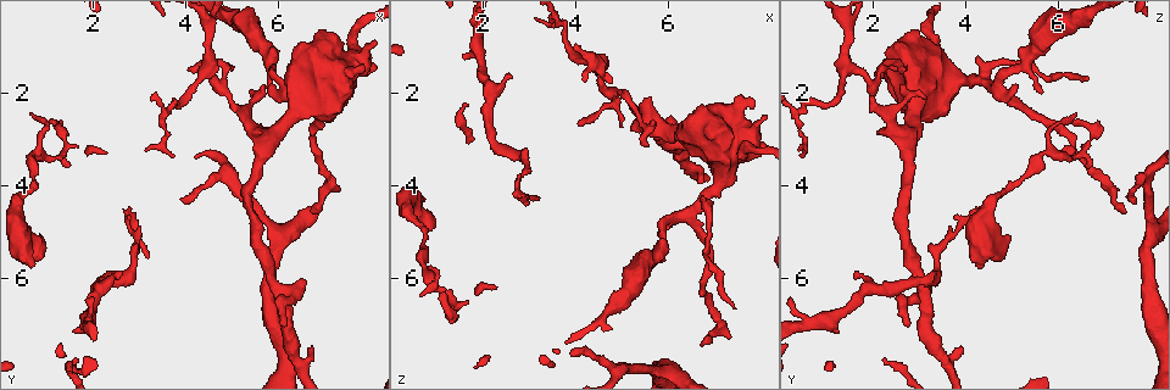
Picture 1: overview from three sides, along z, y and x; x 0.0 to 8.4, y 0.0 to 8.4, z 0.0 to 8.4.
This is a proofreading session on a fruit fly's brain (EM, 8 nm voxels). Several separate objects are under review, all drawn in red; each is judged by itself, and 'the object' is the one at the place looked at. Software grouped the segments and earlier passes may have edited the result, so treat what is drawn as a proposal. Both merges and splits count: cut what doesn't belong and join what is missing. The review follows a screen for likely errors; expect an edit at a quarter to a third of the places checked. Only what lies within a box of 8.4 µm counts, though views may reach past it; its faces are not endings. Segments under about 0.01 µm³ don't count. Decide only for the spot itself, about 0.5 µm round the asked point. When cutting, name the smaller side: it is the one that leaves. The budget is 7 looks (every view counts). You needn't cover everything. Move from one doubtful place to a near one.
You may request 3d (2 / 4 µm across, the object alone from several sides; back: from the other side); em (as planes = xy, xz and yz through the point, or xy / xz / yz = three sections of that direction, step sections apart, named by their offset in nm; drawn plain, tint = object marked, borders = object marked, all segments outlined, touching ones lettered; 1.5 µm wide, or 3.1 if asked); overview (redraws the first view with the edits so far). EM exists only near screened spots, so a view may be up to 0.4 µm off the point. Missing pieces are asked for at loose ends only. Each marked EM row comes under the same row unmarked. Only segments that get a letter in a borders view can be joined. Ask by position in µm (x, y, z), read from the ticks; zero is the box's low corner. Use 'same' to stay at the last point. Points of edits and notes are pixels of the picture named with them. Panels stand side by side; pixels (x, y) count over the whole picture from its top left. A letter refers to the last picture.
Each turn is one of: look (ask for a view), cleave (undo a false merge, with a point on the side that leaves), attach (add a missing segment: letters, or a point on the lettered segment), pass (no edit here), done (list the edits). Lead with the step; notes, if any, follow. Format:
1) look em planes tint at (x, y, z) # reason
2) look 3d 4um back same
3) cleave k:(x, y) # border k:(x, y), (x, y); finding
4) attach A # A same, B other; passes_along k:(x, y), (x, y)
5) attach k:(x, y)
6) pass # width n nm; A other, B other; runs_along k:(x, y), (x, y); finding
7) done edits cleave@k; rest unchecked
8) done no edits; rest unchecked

look em planes borders at (5.55, 2.10, 3.15) # tapers out

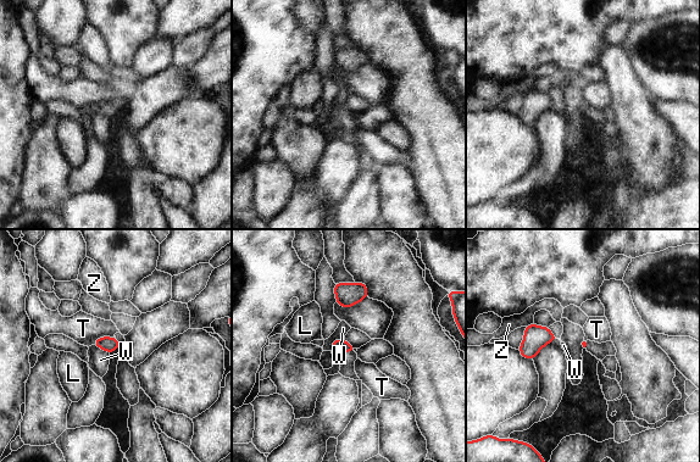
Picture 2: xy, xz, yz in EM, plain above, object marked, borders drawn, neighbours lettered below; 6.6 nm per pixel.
pass # longest_contact T 170 nm; L other, T other, W other, Z other; border 2:(115, 337), (99, 337), (92, 344); none of them fits

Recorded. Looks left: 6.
look 3d 4um back at (7.80, 1.45, 2.30) # branch stops here

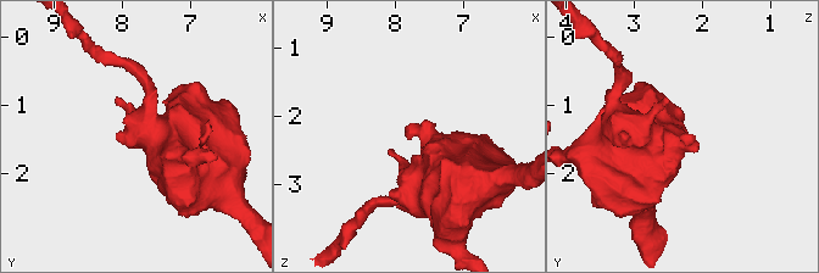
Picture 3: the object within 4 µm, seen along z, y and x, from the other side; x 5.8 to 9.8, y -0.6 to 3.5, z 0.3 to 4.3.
look em planes borders at (7.85, 1.45, 2.25) # now the EM

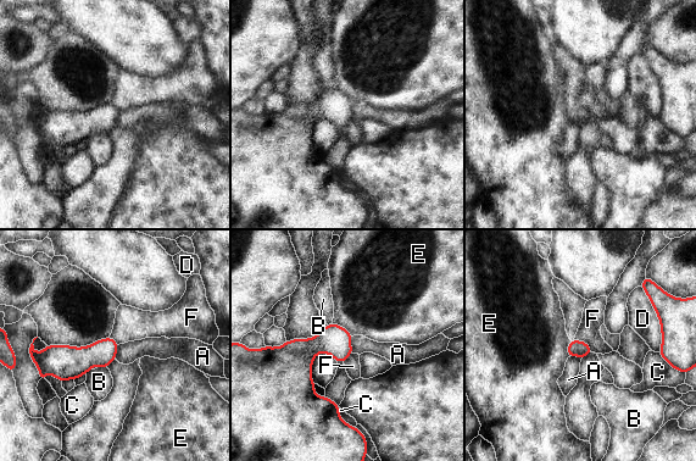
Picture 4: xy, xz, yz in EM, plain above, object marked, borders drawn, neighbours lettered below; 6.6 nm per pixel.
pass # A other, B other, C other, D other, E other, F other; border 4:(352, 337), (350, 340), (351, 353); none of them fits

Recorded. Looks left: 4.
look 3d 4um back at (5.60, 1.00, 5.60) # calibre changes

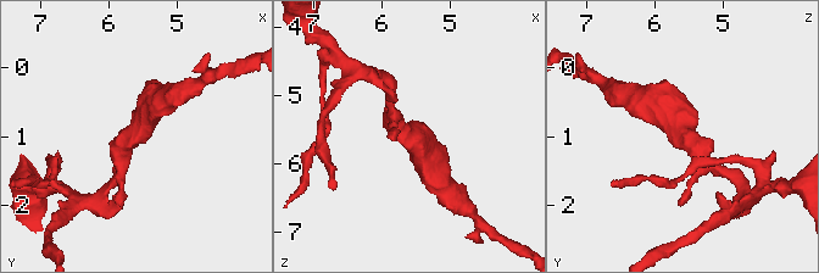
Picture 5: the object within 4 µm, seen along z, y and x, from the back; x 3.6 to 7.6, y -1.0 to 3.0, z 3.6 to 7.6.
look em xz step 8 tint at (5.65, 1.00, 5.55)

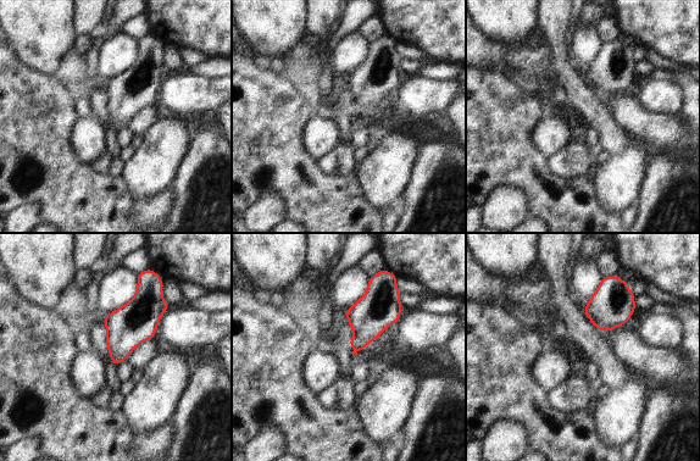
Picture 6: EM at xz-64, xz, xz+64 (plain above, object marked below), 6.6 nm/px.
look em planes borders same # cut it another way

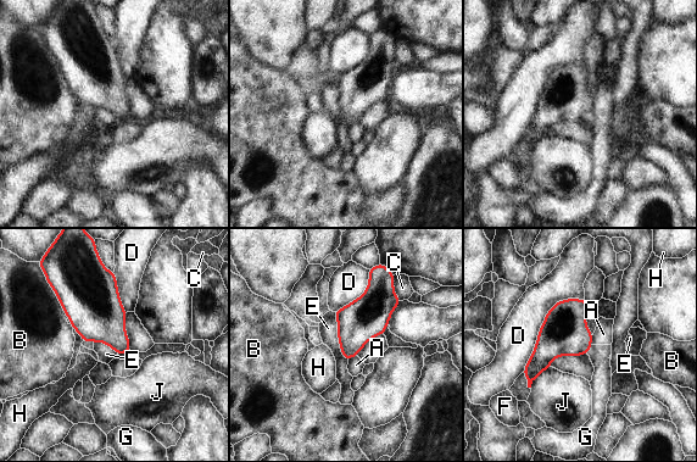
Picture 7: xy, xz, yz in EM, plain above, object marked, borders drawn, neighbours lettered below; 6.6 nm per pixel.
pass # width 280 nm; A other, B other, C other, D other, E other, F other, G other, H other, J other; border 7:(334, 312), (339, 348), (347, 360); continuous, no second neuron

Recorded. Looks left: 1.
done no edits; rest unchecked

